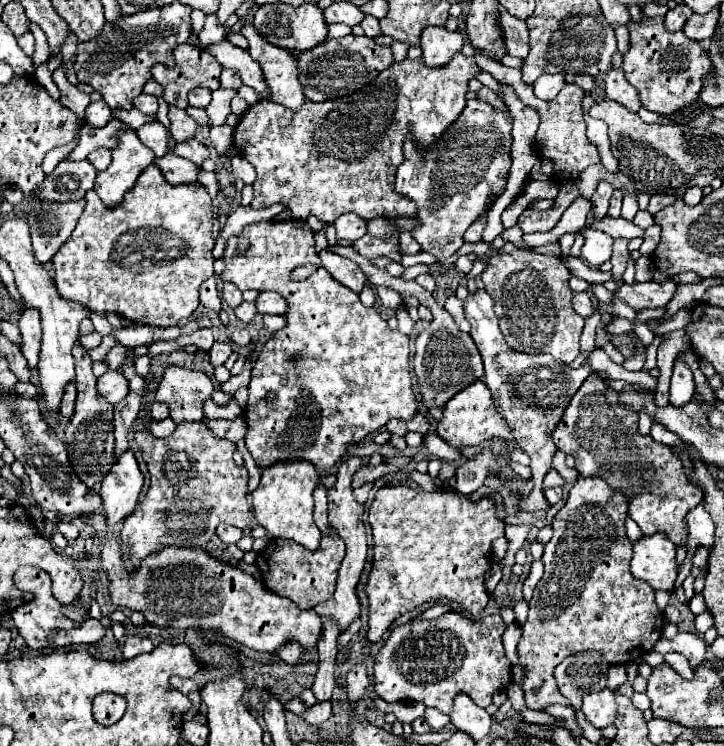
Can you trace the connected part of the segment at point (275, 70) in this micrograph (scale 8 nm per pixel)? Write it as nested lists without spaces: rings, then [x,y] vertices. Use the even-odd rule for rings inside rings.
[[[253,24],[245,26],[241,34],[249,40],[249,54],[261,64],[263,78],[269,94],[261,100],[273,100],[289,110],[301,110],[305,104],[303,86],[299,82],[299,68],[295,58],[291,58],[283,48],[267,44],[255,30]]]

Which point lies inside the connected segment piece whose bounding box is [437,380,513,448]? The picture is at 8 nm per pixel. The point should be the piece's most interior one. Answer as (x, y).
(469, 418)

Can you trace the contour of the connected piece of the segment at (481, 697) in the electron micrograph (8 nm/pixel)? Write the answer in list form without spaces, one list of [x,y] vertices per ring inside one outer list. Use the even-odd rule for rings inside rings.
[[[443,614],[429,622],[407,622],[391,632],[375,656],[375,692],[385,702],[423,702],[443,714],[449,714],[455,694],[465,692],[485,708],[491,704],[495,692],[511,684],[511,664],[501,642],[503,632],[505,624],[499,614],[479,620],[469,620],[461,614]]]

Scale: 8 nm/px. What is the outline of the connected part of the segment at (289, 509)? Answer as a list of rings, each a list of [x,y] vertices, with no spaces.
[[[305,460],[275,462],[261,470],[261,482],[253,496],[253,512],[257,524],[267,530],[269,538],[289,538],[309,550],[317,550],[321,530],[313,522],[313,486],[323,484],[327,489],[336,483],[335,475],[319,476],[315,466]]]

